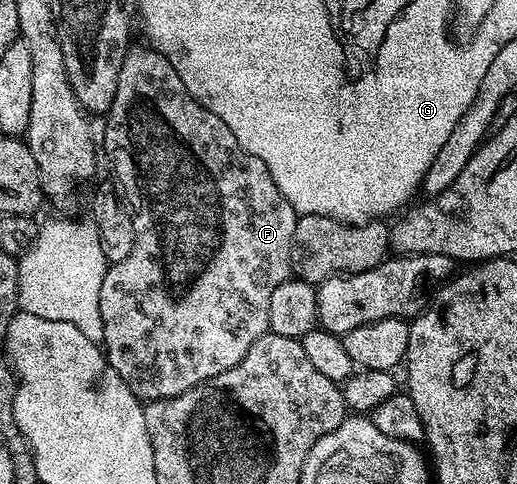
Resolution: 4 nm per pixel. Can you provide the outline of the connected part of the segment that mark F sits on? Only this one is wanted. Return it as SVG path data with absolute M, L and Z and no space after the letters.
M137 45L130 46L129 52L123 57L123 65L119 69L119 81L115 89L115 97L111 101L104 119L105 147L109 150L110 157L113 158L113 171L117 174L118 179L116 179L116 182L123 192L124 202L133 216L133 224L135 225L135 245L131 245L131 254L124 261L112 264L106 270L103 277L103 285L99 289L99 317L103 317L103 337L101 338L101 343L105 353L105 362L108 363L111 369L115 369L115 373L119 373L119 377L123 377L127 389L131 389L131 393L135 398L142 401L170 399L187 389L191 389L195 385L199 385L203 381L207 381L211 377L219 377L219 373L227 373L227 369L239 365L239 361L243 361L243 357L247 357L247 349L251 349L251 345L255 345L255 341L259 341L259 337L267 334L269 331L267 312L271 310L271 293L275 293L275 288L283 285L283 281L290 278L293 270L291 265L291 237L295 237L295 225L299 216L297 210L291 205L291 201L287 201L287 197L283 197L283 193L279 193L279 185L275 185L275 181L271 181L271 173L267 173L267 166L263 165L263 161L259 161L258 157L251 157L251 153L247 153L241 148L239 141L235 141L235 133L231 133L231 129L227 129L227 125L223 125L223 121L219 121L219 117L215 117L215 113L211 113L206 107L199 105L199 101L195 101L191 97L191 93L187 93L183 81L179 81L179 73L175 73L172 65L148 45L142 45L142 47L137 47Z

